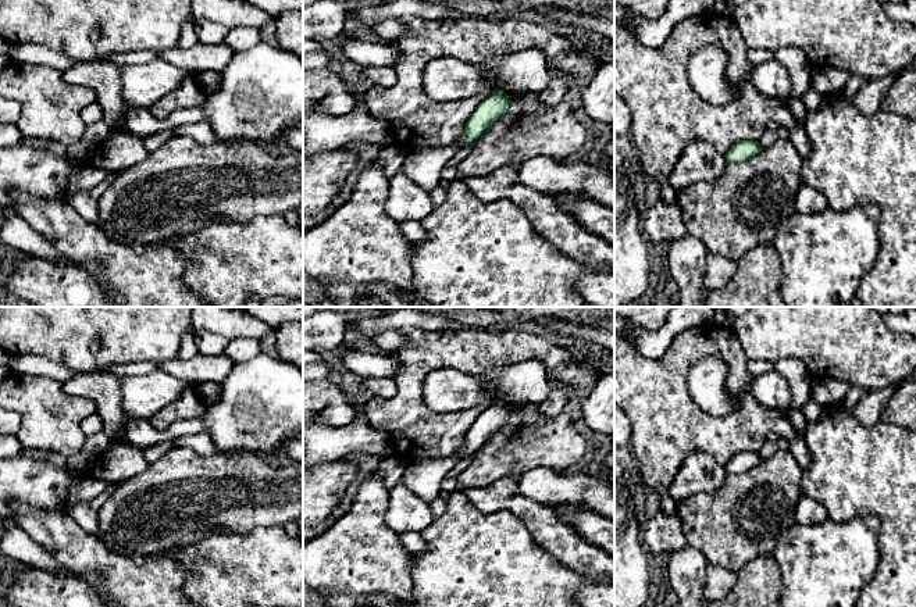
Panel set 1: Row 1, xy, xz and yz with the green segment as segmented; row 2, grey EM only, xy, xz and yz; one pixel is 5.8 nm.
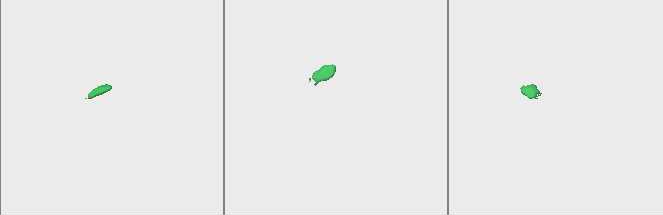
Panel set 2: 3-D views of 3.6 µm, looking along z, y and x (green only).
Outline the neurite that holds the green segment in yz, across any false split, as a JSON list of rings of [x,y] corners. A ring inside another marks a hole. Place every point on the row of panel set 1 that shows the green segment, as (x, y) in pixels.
[[[739,140],[730,147],[724,157],[727,163],[739,164],[753,158],[756,154],[762,151],[762,149],[763,147],[759,142]]]

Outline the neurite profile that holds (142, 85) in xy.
[[[161,58],[146,64],[125,65],[121,69],[121,96],[136,107],[150,107],[175,90],[188,72]]]

